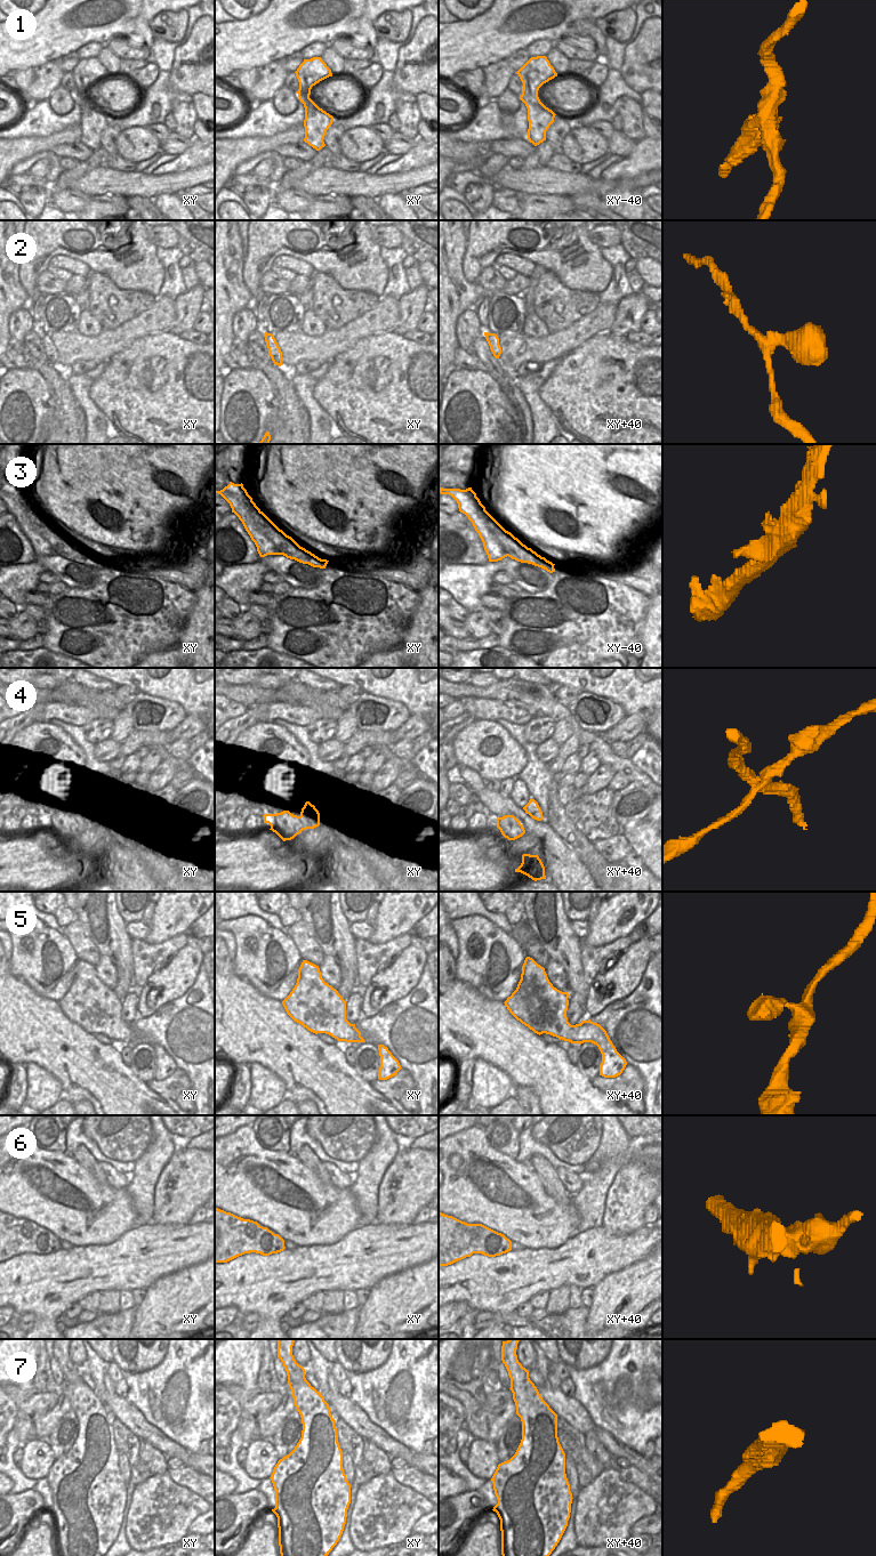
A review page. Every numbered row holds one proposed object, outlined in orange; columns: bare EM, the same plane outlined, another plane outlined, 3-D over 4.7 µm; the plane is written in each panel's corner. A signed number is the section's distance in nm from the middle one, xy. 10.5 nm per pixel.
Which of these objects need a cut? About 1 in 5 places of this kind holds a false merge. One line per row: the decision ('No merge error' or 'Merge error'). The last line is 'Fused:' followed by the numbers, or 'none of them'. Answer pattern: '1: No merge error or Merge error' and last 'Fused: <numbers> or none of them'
1: No merge error
2: No merge error
3: Merge error
4: Merge error
5: No merge error
6: Merge error
7: No merge error
Fused: 3, 4, 6.

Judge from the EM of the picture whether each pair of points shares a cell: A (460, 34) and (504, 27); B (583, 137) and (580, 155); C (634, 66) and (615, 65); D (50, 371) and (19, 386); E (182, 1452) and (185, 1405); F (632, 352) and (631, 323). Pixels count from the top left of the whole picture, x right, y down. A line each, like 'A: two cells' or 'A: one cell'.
A: one cell
B: one cell
C: two cells
D: two cells
E: two cells
F: two cells

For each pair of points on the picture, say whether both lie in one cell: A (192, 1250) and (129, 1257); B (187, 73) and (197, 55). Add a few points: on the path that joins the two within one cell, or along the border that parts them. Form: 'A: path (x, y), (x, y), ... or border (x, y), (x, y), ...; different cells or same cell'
A: path (176, 1250), (154, 1250), (145, 1255); same cell
B: path (189, 69), (189, 61), (192, 59); same cell

